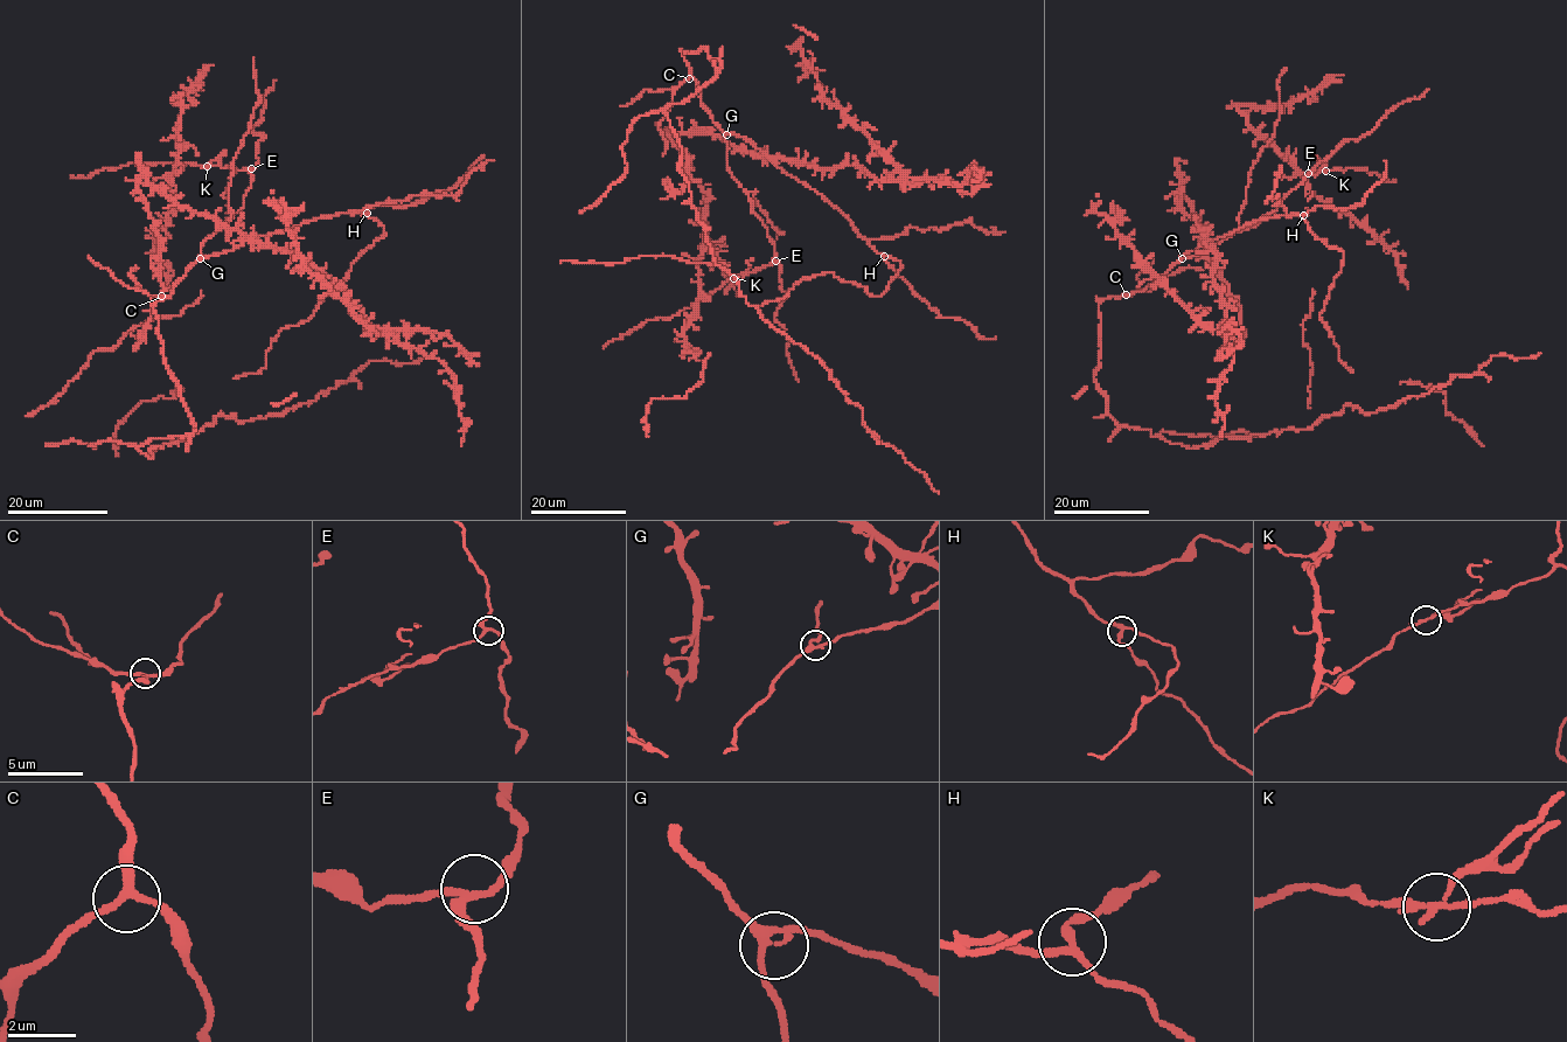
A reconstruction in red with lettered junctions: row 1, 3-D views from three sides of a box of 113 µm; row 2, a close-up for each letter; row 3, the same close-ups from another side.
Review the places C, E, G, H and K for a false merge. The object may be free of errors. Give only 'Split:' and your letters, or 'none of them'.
Split: K

